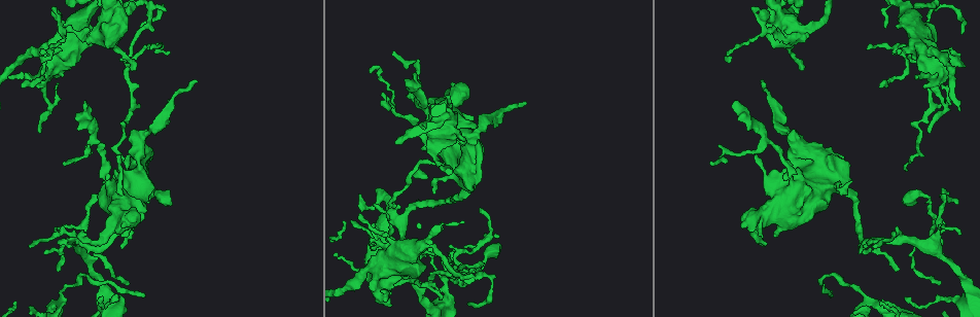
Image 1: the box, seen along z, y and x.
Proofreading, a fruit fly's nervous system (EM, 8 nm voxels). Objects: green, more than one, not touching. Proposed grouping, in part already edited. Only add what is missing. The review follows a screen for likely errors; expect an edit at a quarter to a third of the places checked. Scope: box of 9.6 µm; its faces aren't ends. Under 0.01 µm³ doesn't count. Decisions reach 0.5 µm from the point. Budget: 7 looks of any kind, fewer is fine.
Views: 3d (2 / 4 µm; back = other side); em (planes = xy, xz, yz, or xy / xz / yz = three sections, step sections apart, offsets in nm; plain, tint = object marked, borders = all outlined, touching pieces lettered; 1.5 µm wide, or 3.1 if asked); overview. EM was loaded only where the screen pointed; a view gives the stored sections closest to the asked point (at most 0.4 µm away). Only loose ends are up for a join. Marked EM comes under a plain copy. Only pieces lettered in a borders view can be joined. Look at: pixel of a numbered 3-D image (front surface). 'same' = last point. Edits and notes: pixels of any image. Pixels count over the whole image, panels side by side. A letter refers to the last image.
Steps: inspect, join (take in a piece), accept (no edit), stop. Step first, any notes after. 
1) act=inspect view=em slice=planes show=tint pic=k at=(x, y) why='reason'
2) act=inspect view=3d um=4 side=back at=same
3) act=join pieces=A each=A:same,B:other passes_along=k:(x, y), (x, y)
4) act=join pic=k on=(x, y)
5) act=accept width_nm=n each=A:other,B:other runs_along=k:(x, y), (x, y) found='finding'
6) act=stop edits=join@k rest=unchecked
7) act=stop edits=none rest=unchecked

act=inspect view=em slice=planes show=borders pic=1 at=(760, 80) why='long arm stops here'

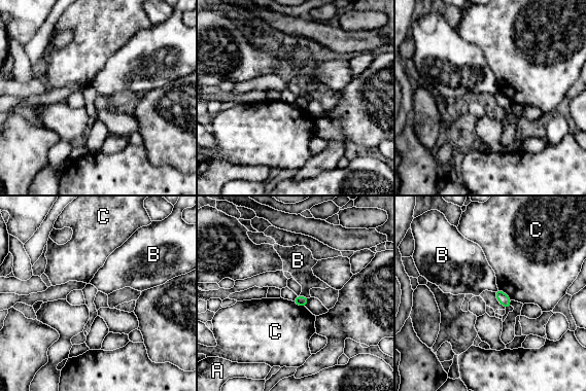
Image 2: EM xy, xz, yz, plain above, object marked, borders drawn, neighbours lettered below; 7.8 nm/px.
act=accept longest_contact=C:130nm each=A:other,B:other,C:other border=2:(300, 294), (309, 297) found='no lettered piece goes on from it'

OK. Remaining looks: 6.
act=inspect view=em slice=xz step=8 show=tint pic=1 at=(800, 67) why='free end'

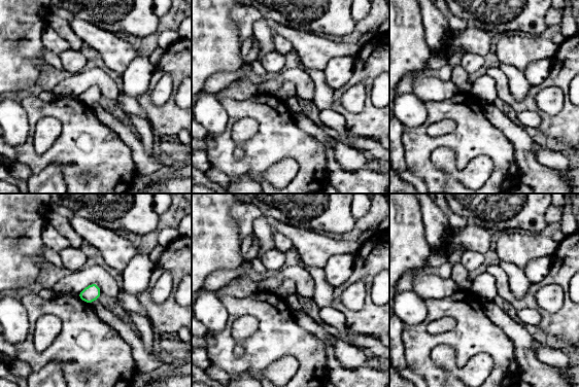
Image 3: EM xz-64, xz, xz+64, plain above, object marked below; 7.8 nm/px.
act=inspect view=em slice=yz step=4 show=borders at=same

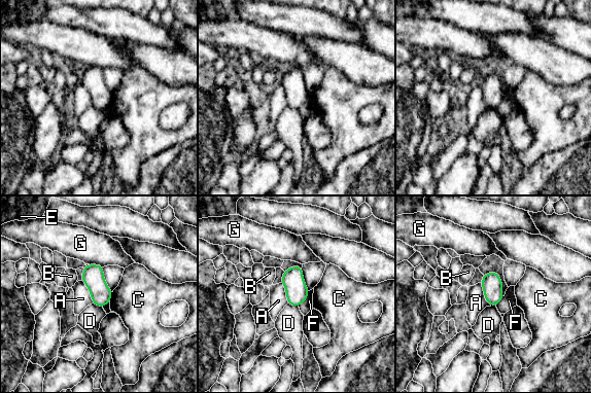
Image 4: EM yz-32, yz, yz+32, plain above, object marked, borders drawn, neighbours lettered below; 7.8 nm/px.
act=accept width_nm=160 each=A:other,B:other,C:other,D:other,E:other,F:other,G:other border=4:(81, 280), (93, 302) found='none of them fits'

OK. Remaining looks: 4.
act=inspect view=em slice=planes show=borders pic=1 at=(104, 181) why='branch stops here'

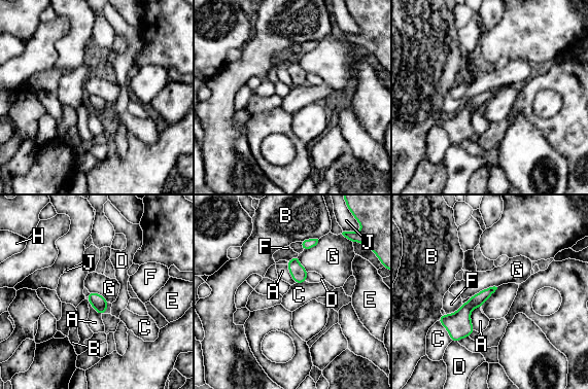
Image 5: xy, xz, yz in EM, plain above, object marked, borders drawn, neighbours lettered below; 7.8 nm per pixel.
act=accept each=A:other,B:other,C:other,D:other,E:other,F:other,G:other,H:other,J:other border=5:(496, 286), (483, 288), (470, 296) found='no lettered piece goes on from it'

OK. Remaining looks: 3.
act=stop edits=none rest=unchecked

